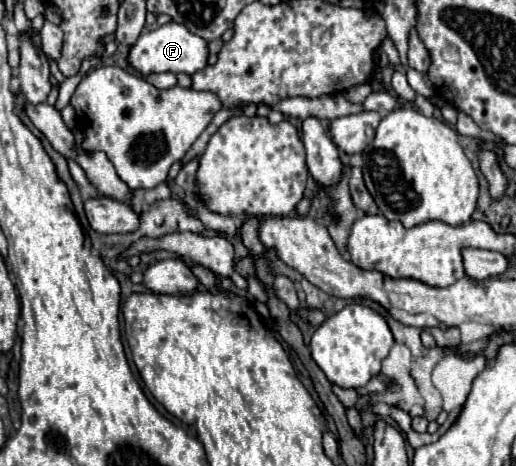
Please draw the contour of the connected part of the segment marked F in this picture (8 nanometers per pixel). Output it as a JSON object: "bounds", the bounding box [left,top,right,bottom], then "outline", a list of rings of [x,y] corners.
{"bounds":[130,24,208,74],"outline":[[[164,24],[152,32],[142,32],[138,42],[132,46],[130,64],[142,74],[150,72],[172,72],[172,74],[194,74],[208,64],[208,42],[196,34],[192,34],[184,24]]]}

